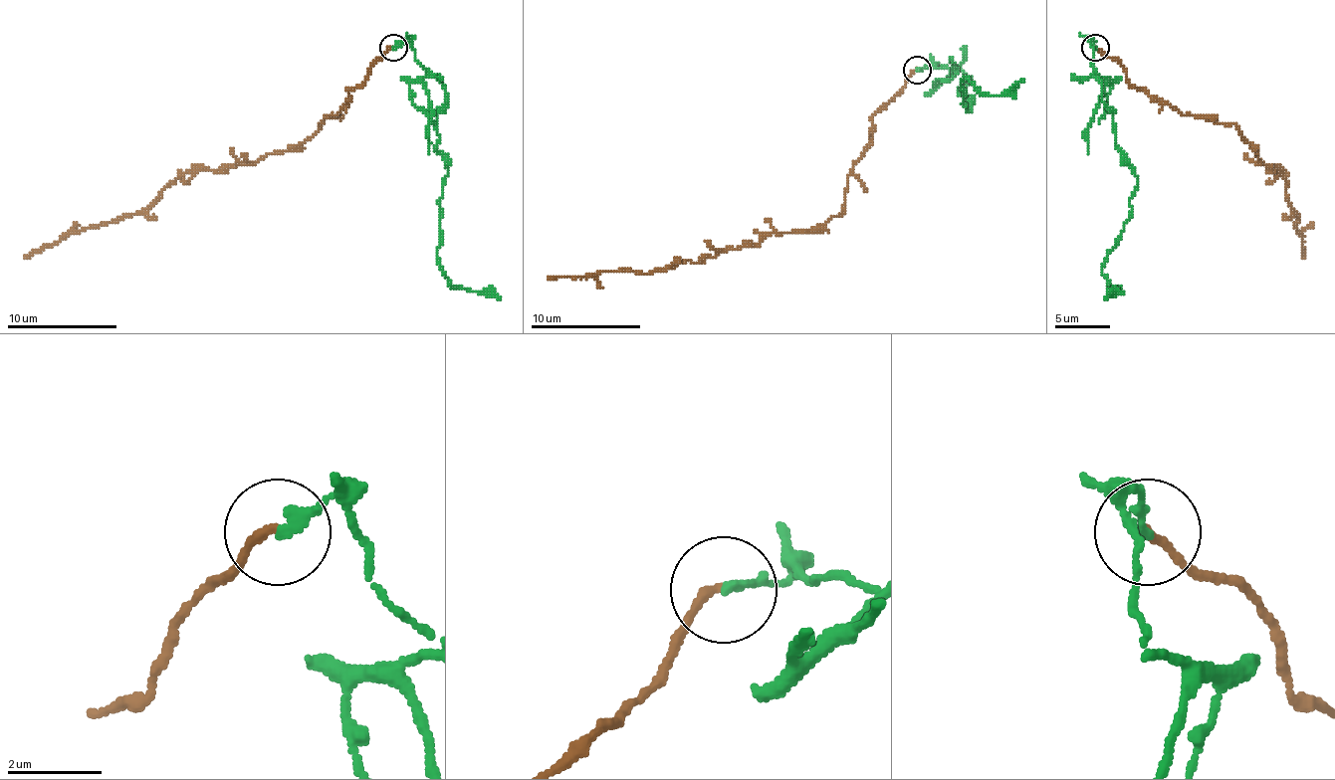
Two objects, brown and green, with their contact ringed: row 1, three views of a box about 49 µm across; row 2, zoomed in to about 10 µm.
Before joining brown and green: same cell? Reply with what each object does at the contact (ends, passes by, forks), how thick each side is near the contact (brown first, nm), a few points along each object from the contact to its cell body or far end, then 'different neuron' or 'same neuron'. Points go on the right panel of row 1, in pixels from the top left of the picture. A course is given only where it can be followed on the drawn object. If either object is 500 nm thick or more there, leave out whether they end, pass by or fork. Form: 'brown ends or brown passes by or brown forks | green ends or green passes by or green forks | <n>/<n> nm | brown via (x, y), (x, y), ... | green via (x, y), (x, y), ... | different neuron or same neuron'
brown ends | green ends | 170/200 nm | brown via (1096, 47), (1123, 69), (1132, 85), (1184, 115), (1233, 123), (1258, 153), (1258, 162), (1283, 173), (1305, 258) | green via (1096, 47), (1088, 41), (1118, 151), (1137, 178), (1129, 200), (1132, 214), (1101, 275), (1121, 291), (1104, 299) | different neuron

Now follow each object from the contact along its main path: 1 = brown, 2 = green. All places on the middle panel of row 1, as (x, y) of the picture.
1: (916, 71), (872, 117), (872, 142), (847, 178), (845, 208), (822, 224), (658, 271), (548, 280)
2: (916, 71), (930, 63), (969, 76), (961, 87), (966, 111), (966, 76), (991, 96), (1007, 96), (1023, 79)

